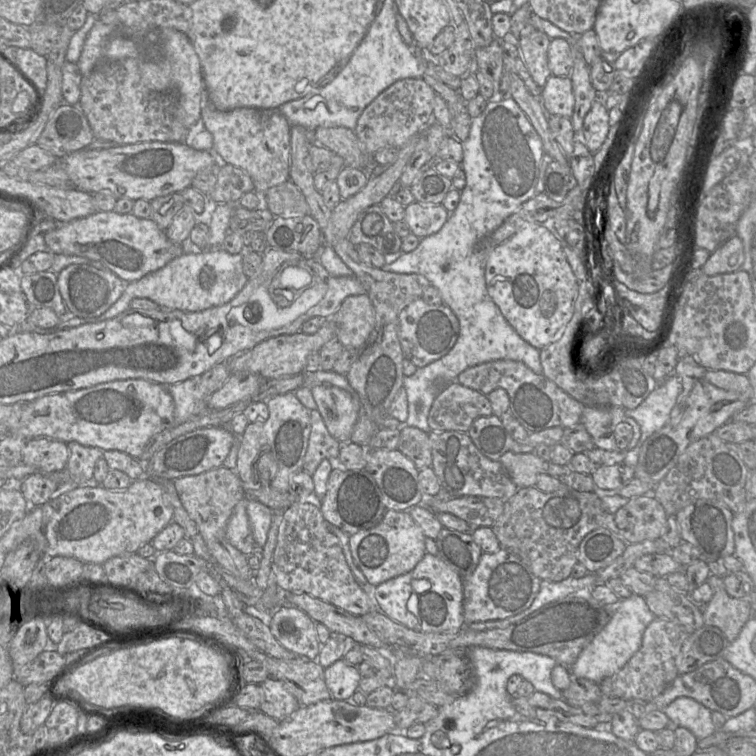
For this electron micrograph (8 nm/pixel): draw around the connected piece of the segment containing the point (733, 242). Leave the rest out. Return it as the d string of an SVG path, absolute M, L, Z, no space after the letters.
M734 235L710 254L701 270L708 276L731 273L739 270L743 262L743 243L737 235Z

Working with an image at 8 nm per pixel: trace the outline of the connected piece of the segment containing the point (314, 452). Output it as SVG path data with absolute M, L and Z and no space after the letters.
M317 409L310 410L311 431L302 470L312 475L323 459L338 457L342 443L327 430Z

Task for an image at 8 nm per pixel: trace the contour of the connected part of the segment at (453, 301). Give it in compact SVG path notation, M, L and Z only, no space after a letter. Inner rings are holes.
M512 99L488 101L484 111L472 119L470 133L463 146L461 168L466 176L466 185L460 191L458 206L450 215L442 228L430 235L420 238L418 246L404 253L392 263L381 267L386 272L417 273L425 276L432 286L441 294L443 304L447 305L459 321L459 334L450 351L441 358L432 361L403 378L408 401L408 417L405 425L414 426L426 433L432 430L428 424L428 414L432 403L439 393L434 386L437 379L447 383L456 381L457 376L465 369L492 360L508 359L523 362L536 374L543 375L540 361L540 350L525 341L508 323L499 307L488 294L485 282L485 264L490 251L480 251L478 242L496 230L524 202L539 192L539 177L544 150L542 142L527 116Z

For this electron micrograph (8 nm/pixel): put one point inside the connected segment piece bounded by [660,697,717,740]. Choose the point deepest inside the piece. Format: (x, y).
(685, 712)

